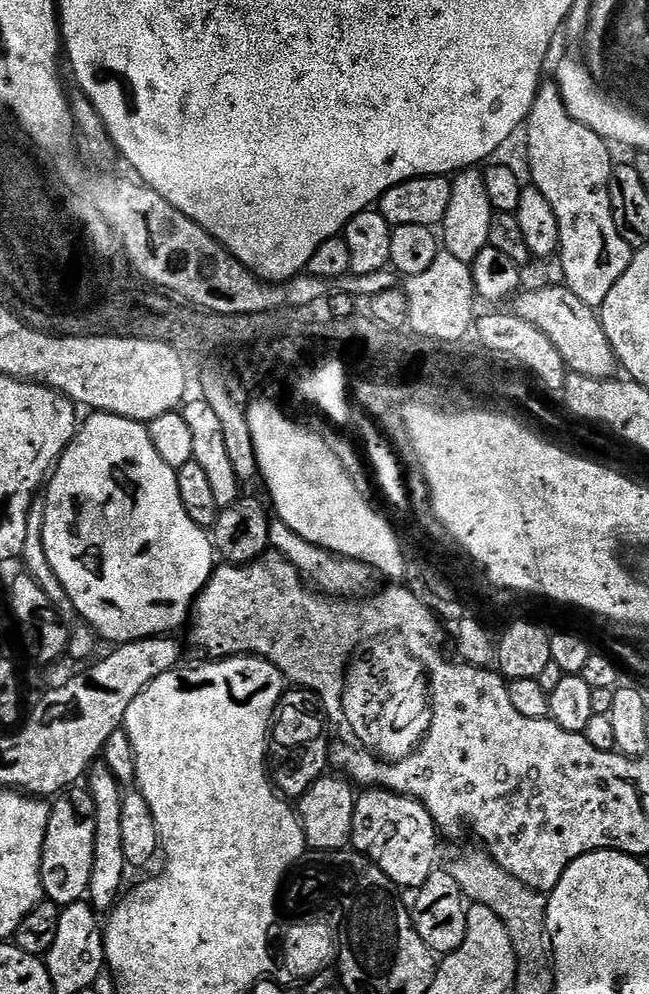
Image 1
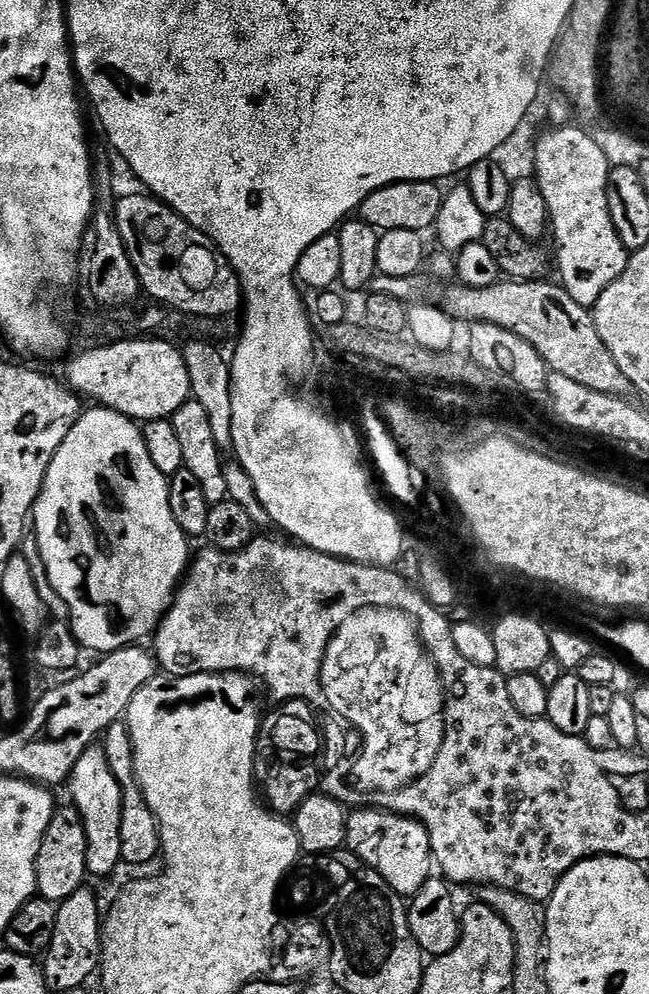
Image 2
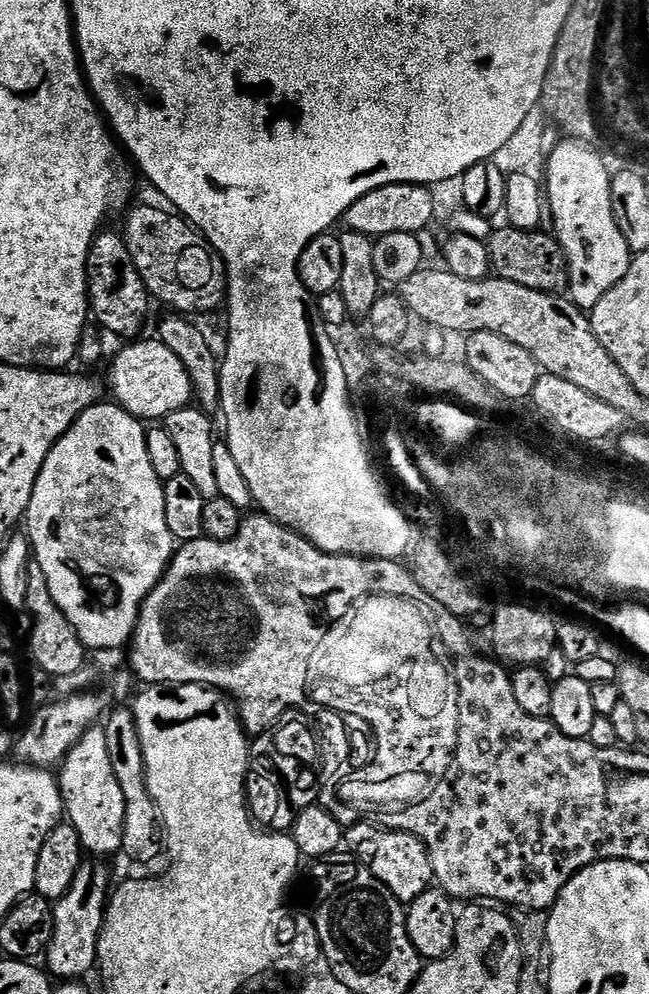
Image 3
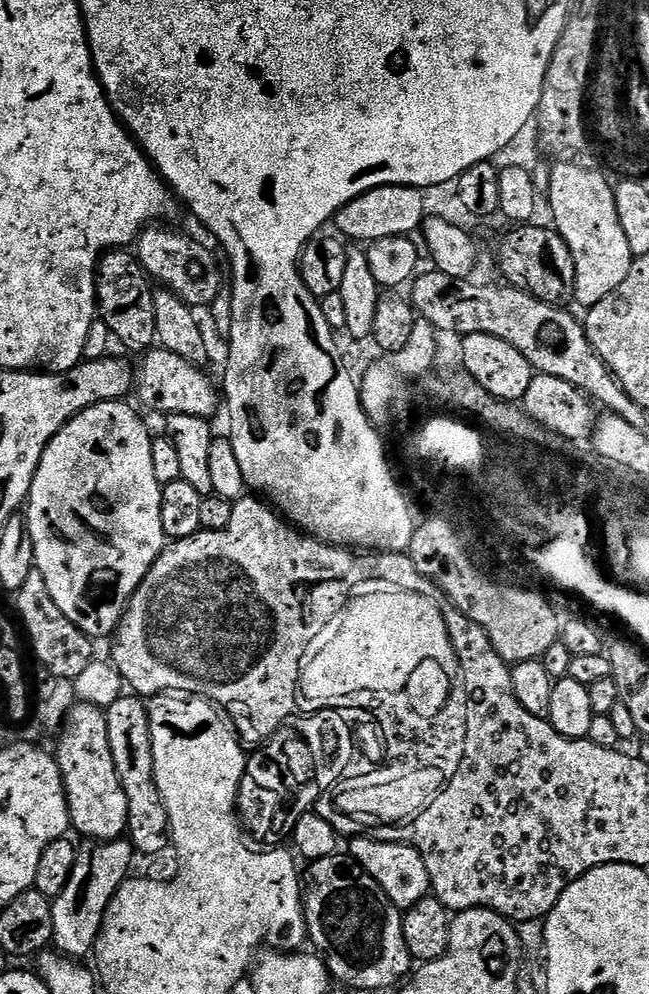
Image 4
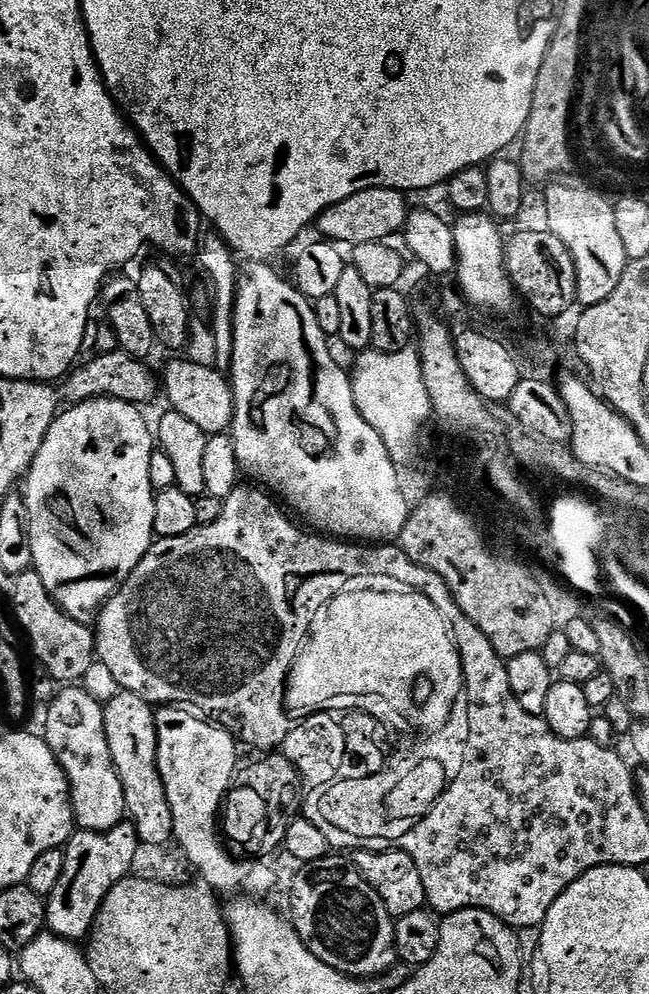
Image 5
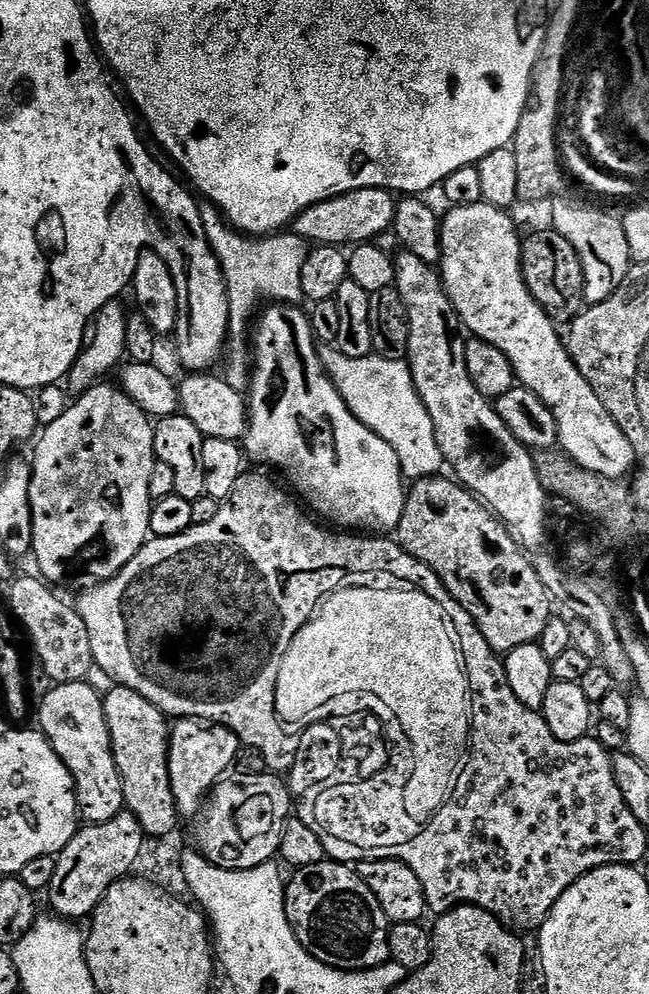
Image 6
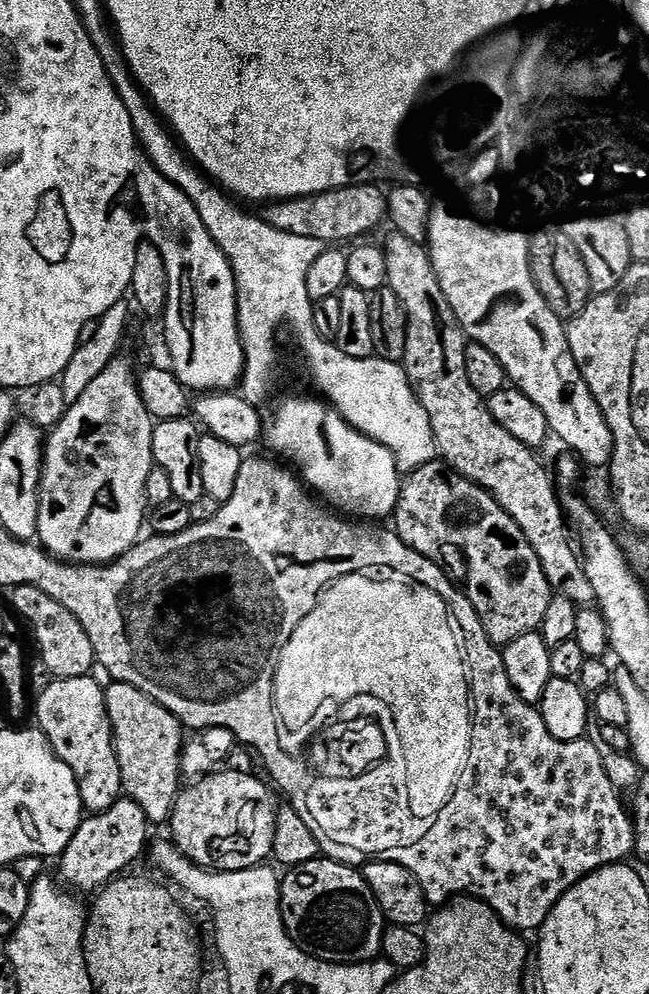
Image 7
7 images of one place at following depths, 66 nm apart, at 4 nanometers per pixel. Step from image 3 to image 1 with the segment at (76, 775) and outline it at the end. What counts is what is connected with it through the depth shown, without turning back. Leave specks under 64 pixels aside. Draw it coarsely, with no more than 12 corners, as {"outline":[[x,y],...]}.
{"outline":[[107,764],[86,776],[94,798],[87,899],[115,908],[124,884],[122,786]]}

